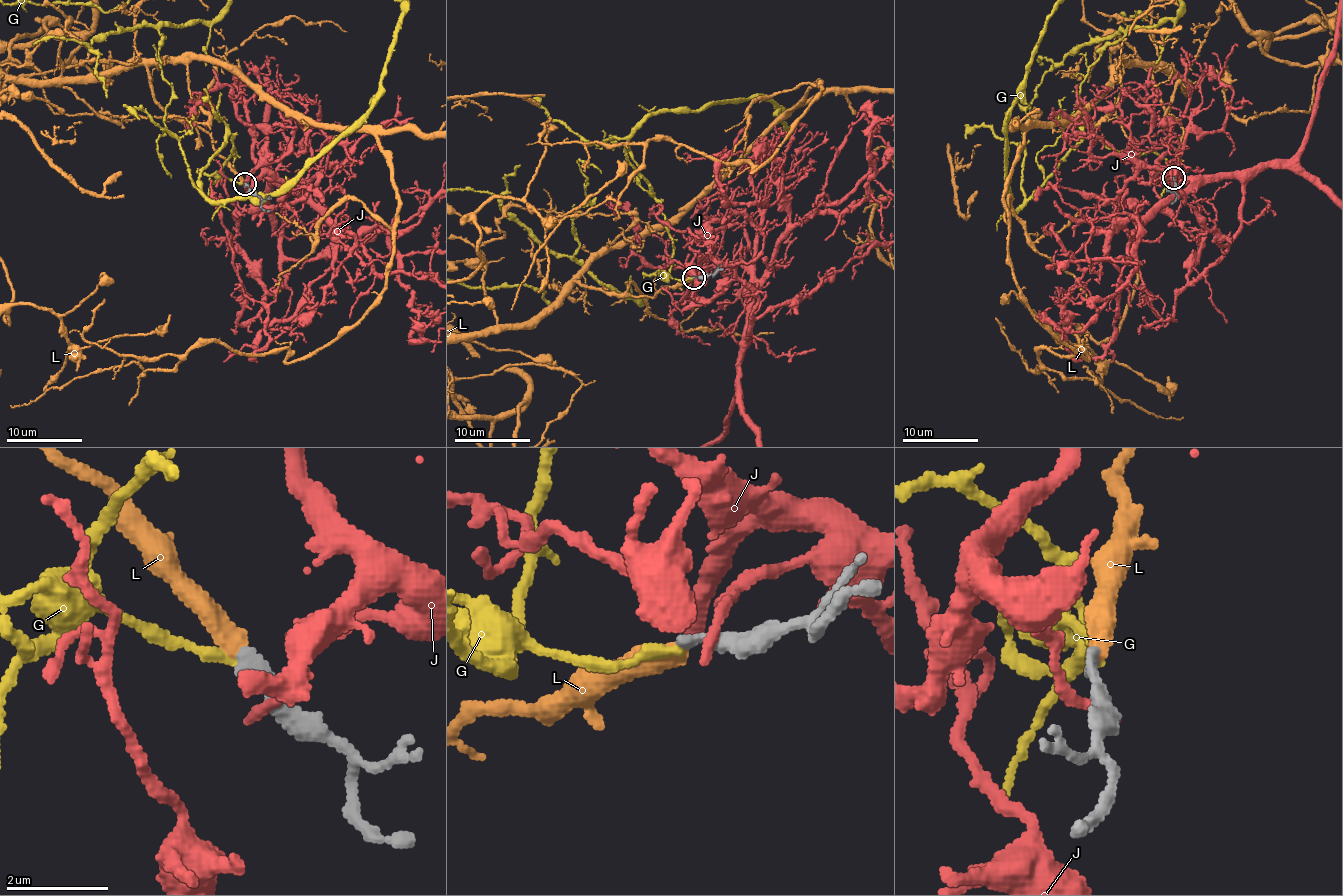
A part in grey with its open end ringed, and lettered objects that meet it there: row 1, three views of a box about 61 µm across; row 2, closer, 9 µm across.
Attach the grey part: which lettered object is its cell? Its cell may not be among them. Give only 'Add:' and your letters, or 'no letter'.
Add: L

